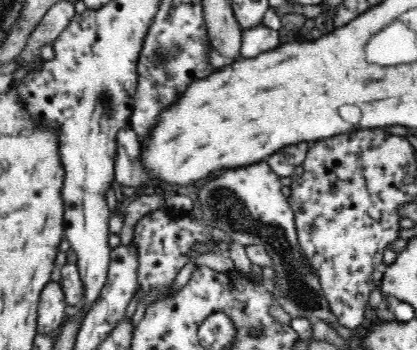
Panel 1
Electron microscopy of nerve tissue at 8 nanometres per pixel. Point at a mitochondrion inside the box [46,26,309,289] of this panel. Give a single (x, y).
(168, 52)

